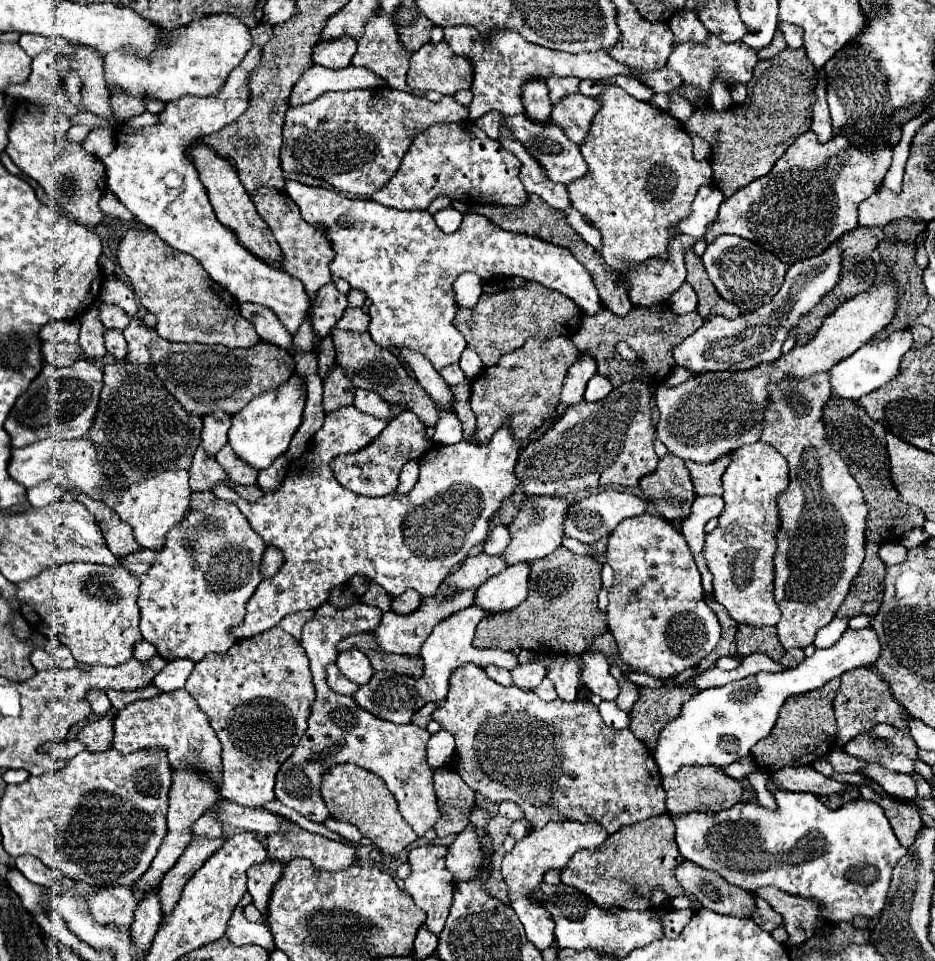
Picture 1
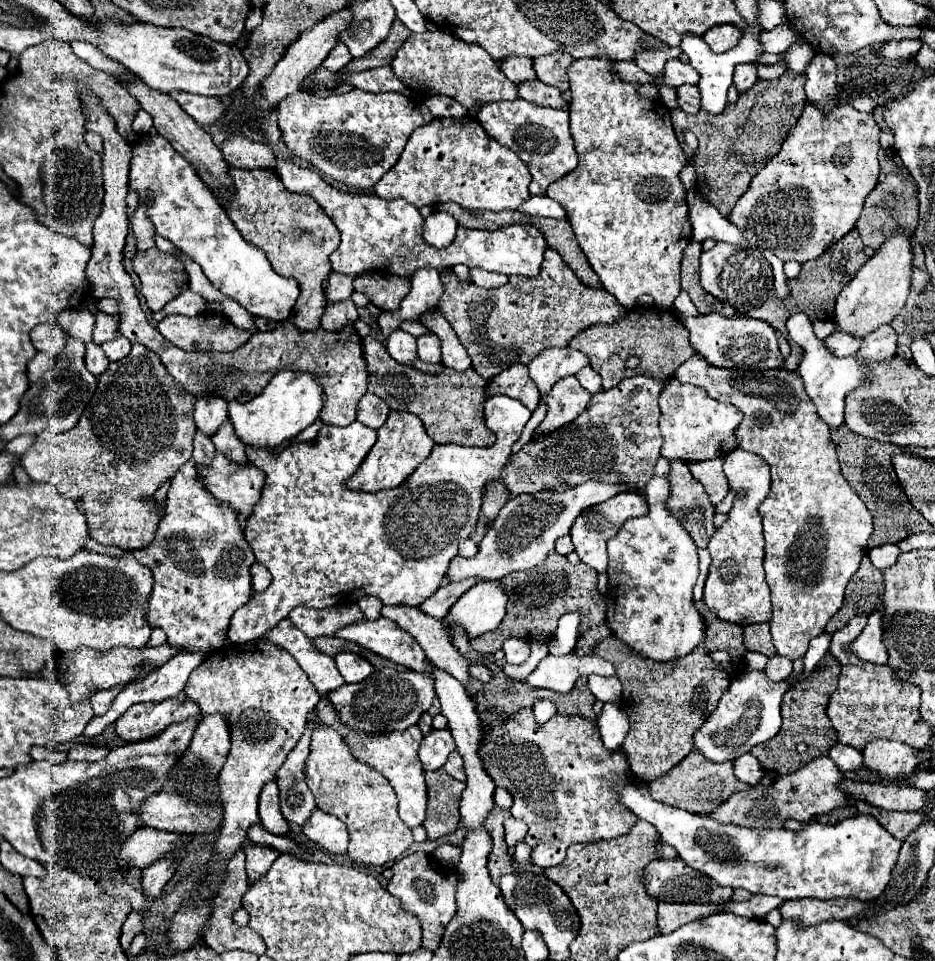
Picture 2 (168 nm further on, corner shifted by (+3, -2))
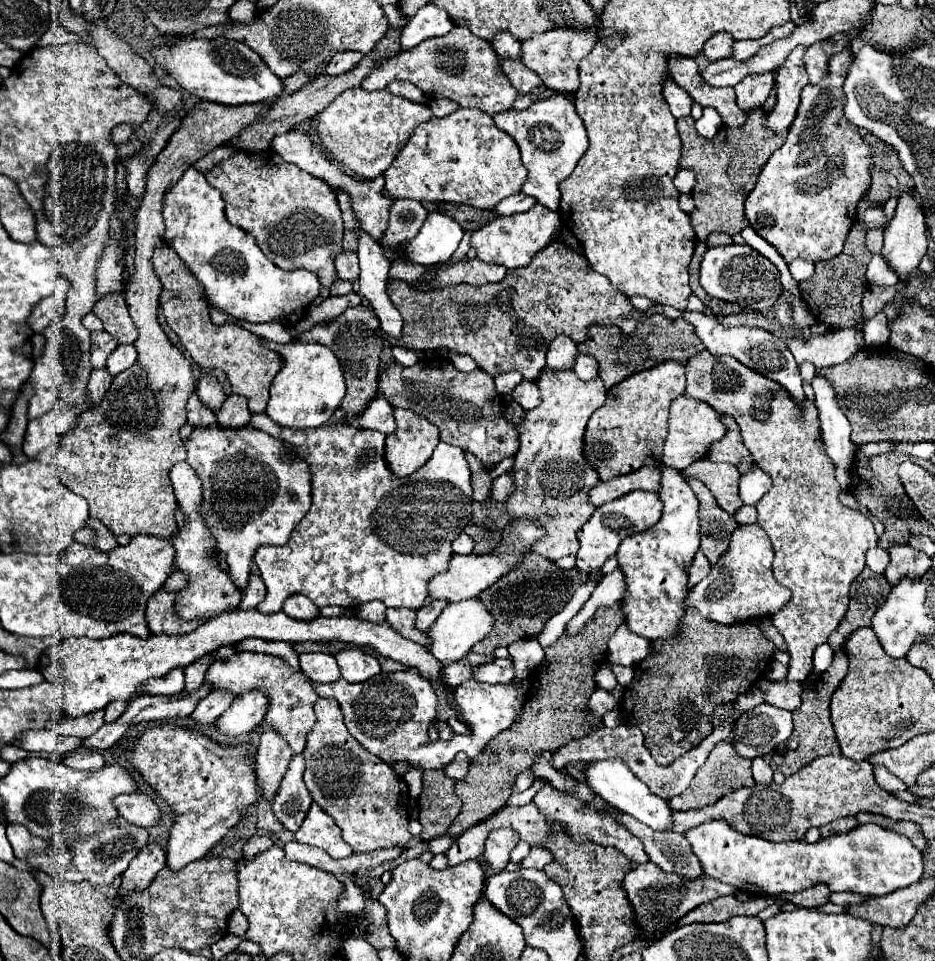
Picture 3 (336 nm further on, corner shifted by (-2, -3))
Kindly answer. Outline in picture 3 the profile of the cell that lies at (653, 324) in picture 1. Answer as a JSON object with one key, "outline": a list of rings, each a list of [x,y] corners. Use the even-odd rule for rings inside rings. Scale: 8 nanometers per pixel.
{"outline":[[[653,315],[653,317],[643,317],[637,323],[637,329],[631,335],[623,335],[617,325],[591,325],[587,329],[587,341],[577,345],[579,353],[591,355],[599,363],[599,377],[605,383],[605,389],[611,389],[613,385],[621,383],[623,379],[651,369],[659,363],[665,361],[689,361],[695,353],[705,349],[695,335],[693,325],[685,323],[683,319],[667,319],[663,315]]]}

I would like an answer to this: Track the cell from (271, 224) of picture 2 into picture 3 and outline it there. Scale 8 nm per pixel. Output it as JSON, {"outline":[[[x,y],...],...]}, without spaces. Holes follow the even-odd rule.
{"outline":[[[241,151],[233,155],[231,159],[219,163],[209,173],[205,173],[209,185],[221,191],[223,201],[227,203],[227,219],[241,227],[243,231],[251,233],[257,239],[257,245],[261,251],[281,269],[293,271],[293,269],[307,269],[313,271],[319,277],[321,287],[331,287],[337,279],[335,273],[335,257],[343,251],[341,239],[343,239],[343,219],[341,209],[337,205],[337,195],[333,189],[329,189],[321,179],[301,171],[297,165],[283,161],[275,151],[261,151],[261,153],[247,153]]]}

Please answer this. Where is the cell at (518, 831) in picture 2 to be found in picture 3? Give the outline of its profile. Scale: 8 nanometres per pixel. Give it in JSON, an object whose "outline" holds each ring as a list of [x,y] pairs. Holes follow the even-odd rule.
{"outline":[[[495,829],[489,833],[485,843],[485,857],[495,871],[503,871],[507,867],[517,841],[519,837],[513,833],[513,829]]]}

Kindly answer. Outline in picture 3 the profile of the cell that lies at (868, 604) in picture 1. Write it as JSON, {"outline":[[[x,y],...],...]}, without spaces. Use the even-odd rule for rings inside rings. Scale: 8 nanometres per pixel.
{"outline":[[[869,567],[863,569],[863,573],[853,581],[851,593],[849,593],[849,611],[837,625],[837,629],[829,635],[829,645],[833,651],[839,651],[845,643],[845,639],[861,627],[871,627],[873,613],[885,603],[885,597],[891,593],[889,581],[873,573]]]}

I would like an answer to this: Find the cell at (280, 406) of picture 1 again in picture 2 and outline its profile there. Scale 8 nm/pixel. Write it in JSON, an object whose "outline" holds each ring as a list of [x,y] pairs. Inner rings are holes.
{"outline":[[[280,370],[266,384],[266,388],[248,404],[228,400],[228,414],[234,422],[236,436],[240,436],[244,444],[252,444],[256,448],[266,446],[276,448],[288,438],[294,438],[314,420],[318,420],[322,408],[324,408],[324,388],[318,382],[318,376],[298,370]]]}

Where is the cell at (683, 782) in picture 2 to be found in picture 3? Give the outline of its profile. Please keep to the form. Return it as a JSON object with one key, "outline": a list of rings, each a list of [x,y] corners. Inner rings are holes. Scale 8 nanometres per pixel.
{"outline":[[[721,741],[715,745],[715,749],[709,753],[707,763],[695,773],[693,783],[689,785],[689,789],[677,797],[669,799],[669,807],[675,811],[687,811],[687,809],[701,809],[707,805],[717,803],[721,797],[725,797],[727,793],[733,793],[741,787],[751,787],[755,785],[753,777],[751,777],[751,759],[743,759],[735,753],[733,745],[729,741]]]}

